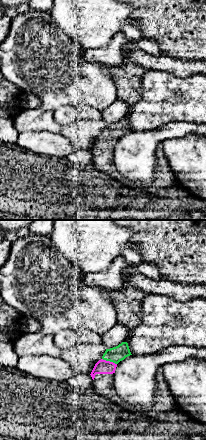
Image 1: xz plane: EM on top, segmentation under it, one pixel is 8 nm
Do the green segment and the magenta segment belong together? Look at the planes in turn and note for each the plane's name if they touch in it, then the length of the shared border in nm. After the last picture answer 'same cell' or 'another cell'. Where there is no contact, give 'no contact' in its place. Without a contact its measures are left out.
meets green in xz; contact 130 nm long

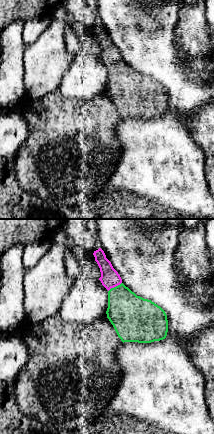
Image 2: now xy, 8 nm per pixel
meets green in xy; contact 130 nm long

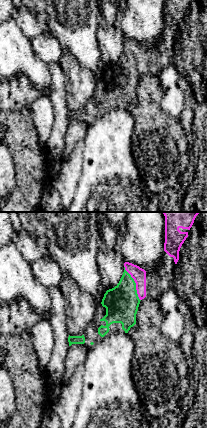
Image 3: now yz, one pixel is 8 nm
meets green in yz; contact 300 nm long

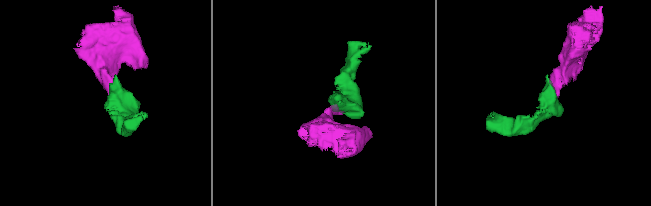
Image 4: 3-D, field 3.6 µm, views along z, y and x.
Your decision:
same cell

